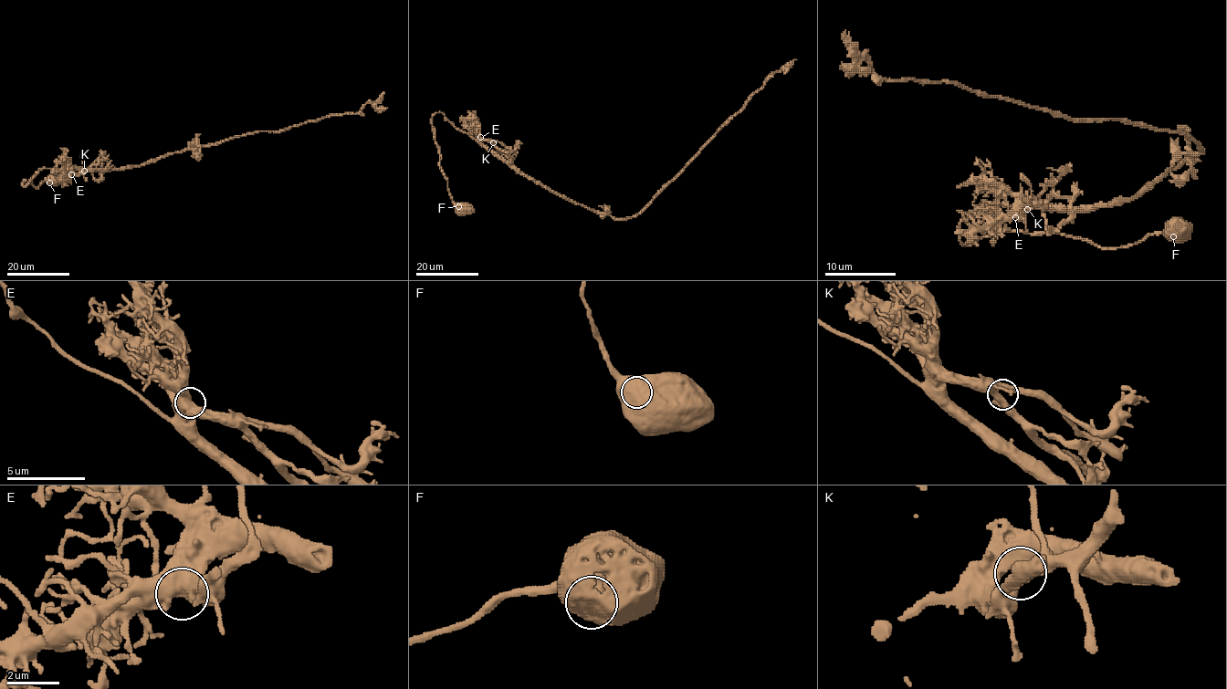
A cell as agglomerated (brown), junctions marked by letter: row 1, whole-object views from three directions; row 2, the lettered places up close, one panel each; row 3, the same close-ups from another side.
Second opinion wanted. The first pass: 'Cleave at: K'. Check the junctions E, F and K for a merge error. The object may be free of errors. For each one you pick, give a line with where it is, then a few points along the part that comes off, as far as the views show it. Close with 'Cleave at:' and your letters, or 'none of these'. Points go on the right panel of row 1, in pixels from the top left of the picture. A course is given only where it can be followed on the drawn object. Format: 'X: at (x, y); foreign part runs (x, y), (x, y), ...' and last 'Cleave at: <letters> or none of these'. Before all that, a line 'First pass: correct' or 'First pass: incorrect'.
First pass: incorrect
Cleave at: none of these

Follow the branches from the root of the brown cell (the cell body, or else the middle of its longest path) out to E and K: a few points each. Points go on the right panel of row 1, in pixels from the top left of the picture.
E: (1178, 228), (1119, 247), (1053, 232), (960, 240), (960, 223), (981, 205), (1022, 203), (1015, 217)
K: (1178, 228), (1119, 247), (1053, 232), (960, 240), (960, 223), (981, 205), (1027, 209)

